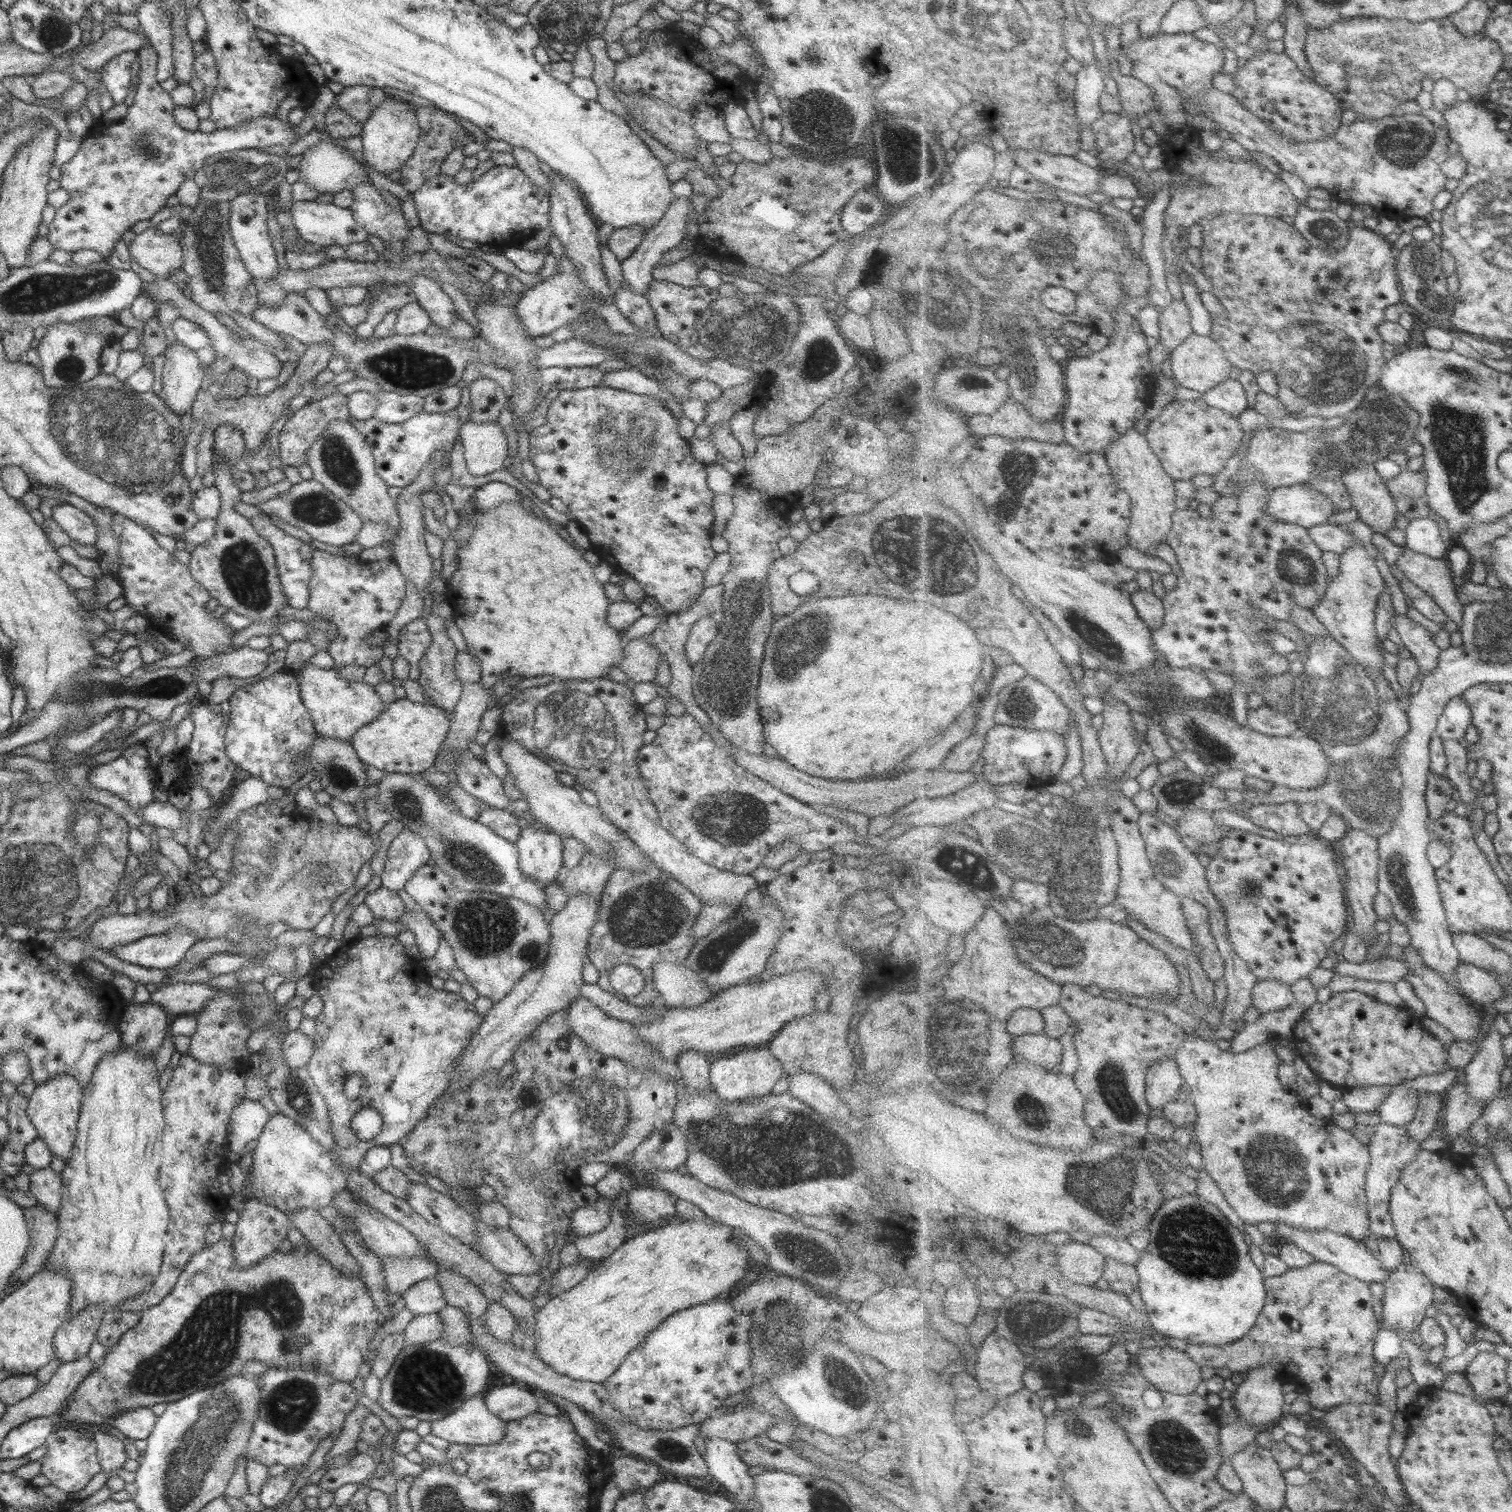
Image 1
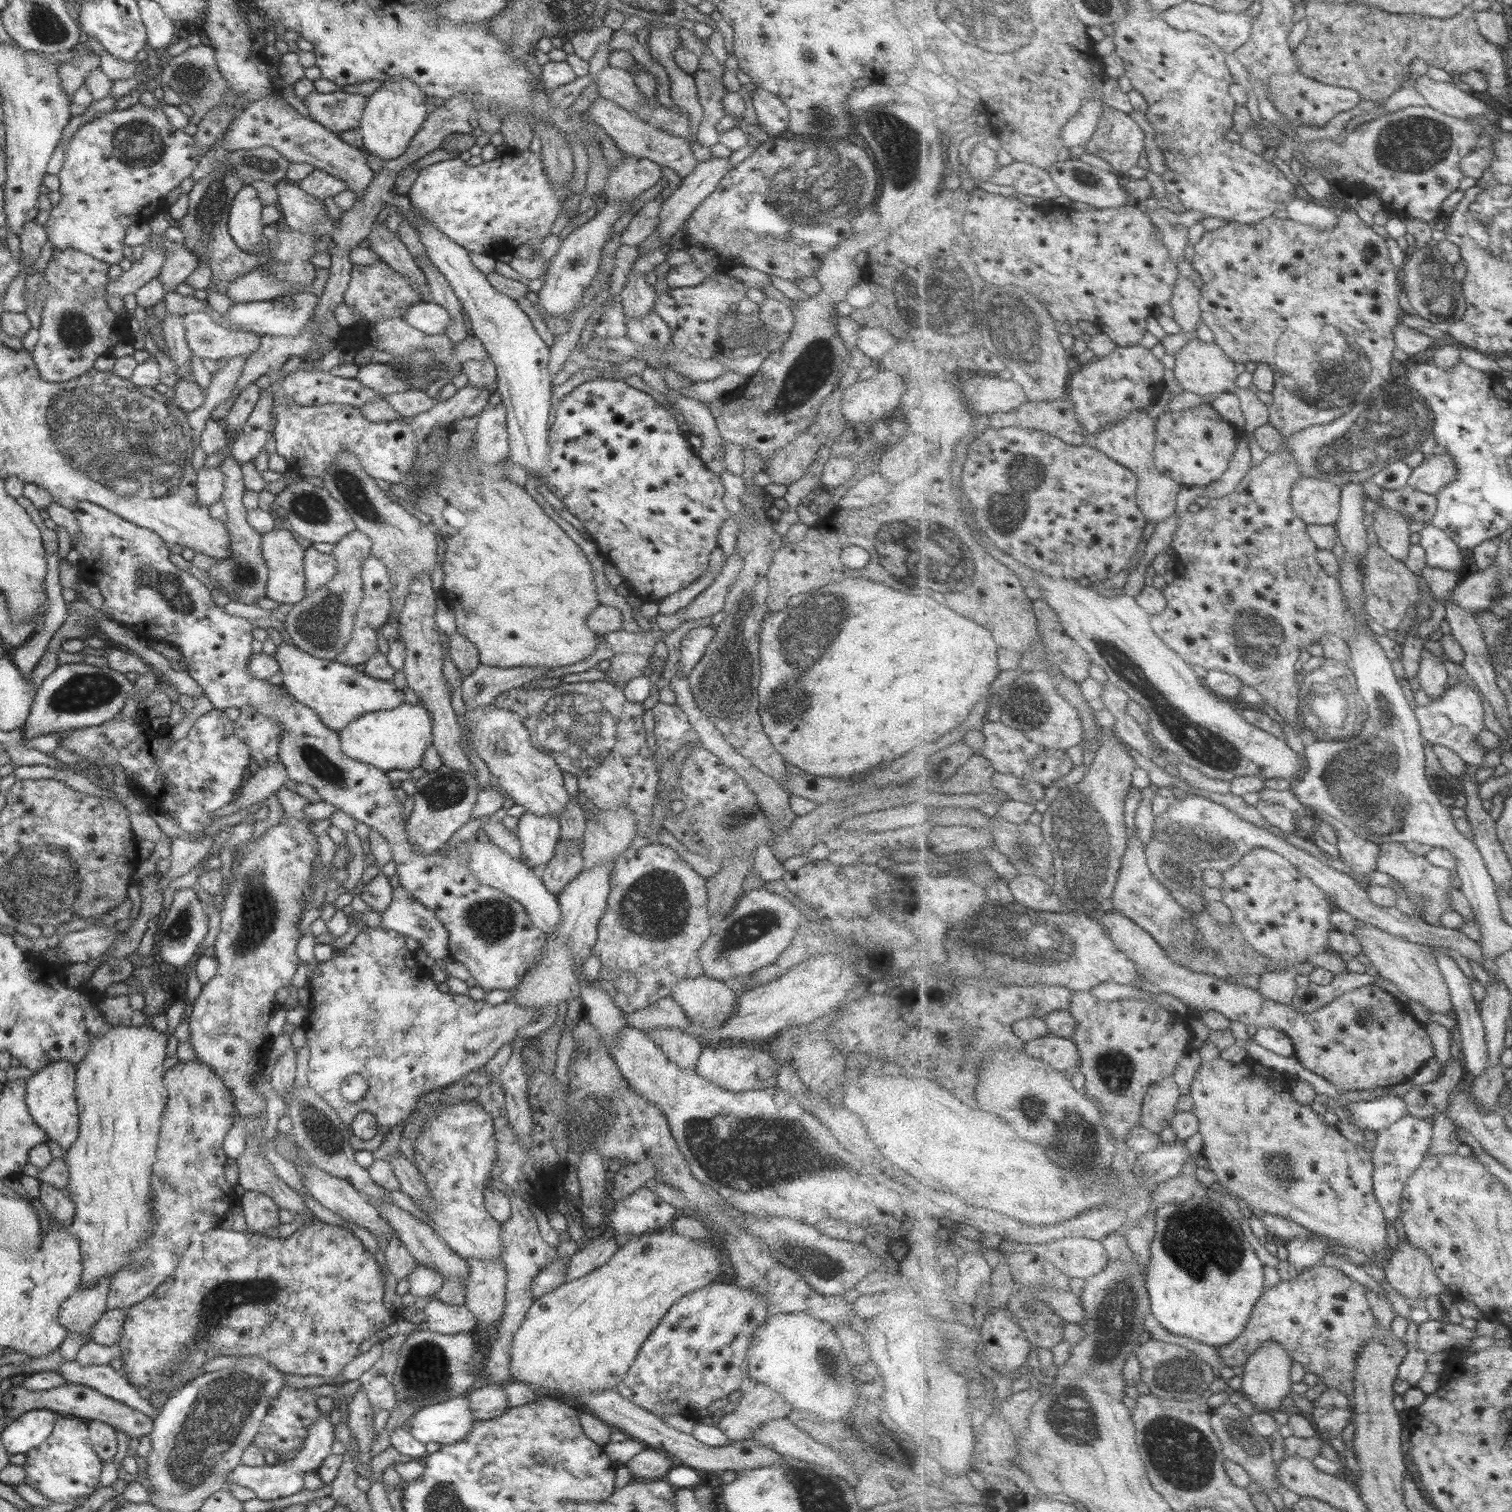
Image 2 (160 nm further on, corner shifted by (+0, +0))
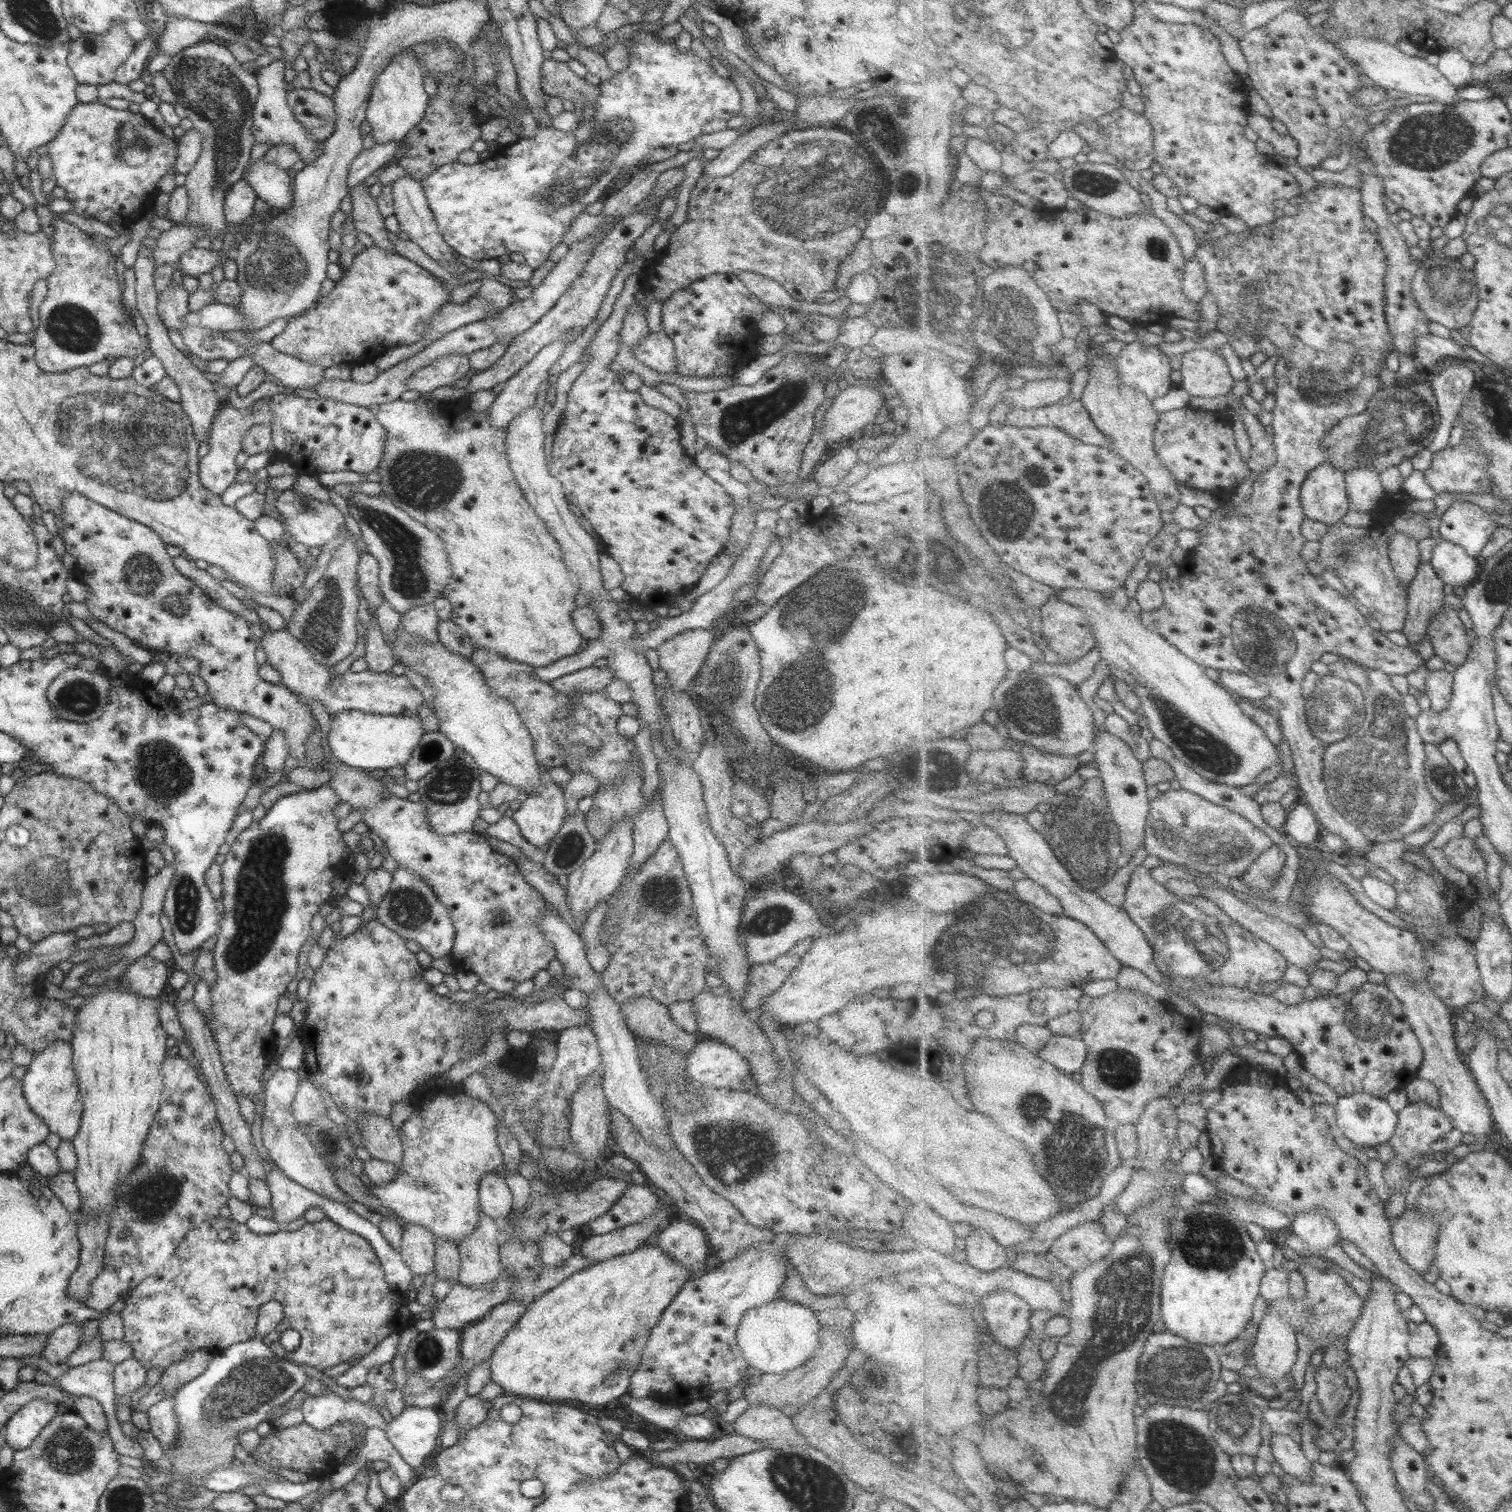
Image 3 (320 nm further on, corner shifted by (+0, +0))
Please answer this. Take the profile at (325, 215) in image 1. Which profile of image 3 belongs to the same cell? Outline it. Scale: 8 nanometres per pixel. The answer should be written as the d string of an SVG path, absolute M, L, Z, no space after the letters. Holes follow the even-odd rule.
M264 156L257 159L248 169L245 180L254 189L257 198L271 207L288 210L293 204L292 176L287 169L269 163Z

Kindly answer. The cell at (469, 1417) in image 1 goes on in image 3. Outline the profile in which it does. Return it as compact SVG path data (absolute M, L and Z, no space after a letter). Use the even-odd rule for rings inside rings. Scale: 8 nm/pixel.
M410 1406L388 1422L386 1439L416 1472L431 1464L430 1456L444 1426L443 1415L440 1408Z

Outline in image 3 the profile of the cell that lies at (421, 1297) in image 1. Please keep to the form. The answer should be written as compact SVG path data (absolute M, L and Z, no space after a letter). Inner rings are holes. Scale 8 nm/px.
M407 1223L402 1233L399 1251L414 1276L426 1276L435 1268L435 1234L421 1224Z

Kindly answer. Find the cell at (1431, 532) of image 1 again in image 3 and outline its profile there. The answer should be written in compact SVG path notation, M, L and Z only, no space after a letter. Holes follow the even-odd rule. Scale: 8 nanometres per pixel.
M1443 537L1439 539L1431 564L1448 585L1465 589L1477 582L1483 567L1481 560L1466 548Z

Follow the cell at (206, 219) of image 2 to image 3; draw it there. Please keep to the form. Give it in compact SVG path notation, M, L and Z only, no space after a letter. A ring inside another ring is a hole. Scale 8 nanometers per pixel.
M214 40L183 48L170 59L162 74L168 79L177 94L177 101L186 109L187 118L193 122L193 129L200 133L202 139L201 155L186 174L185 187L190 203L188 214L184 222L172 222L206 228L206 237L215 240L226 228L223 206L227 190L242 179L255 144L251 130L253 105L259 96L258 79L244 70L225 43L218 45Z

